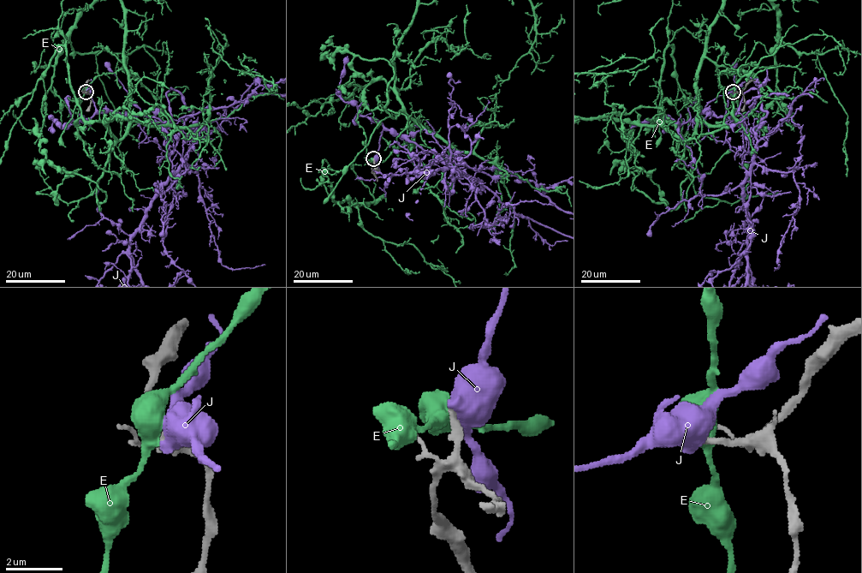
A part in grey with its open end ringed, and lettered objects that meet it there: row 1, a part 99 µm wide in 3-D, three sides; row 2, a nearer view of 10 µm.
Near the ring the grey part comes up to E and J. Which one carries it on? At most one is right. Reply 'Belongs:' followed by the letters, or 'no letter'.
Belongs: no letter

